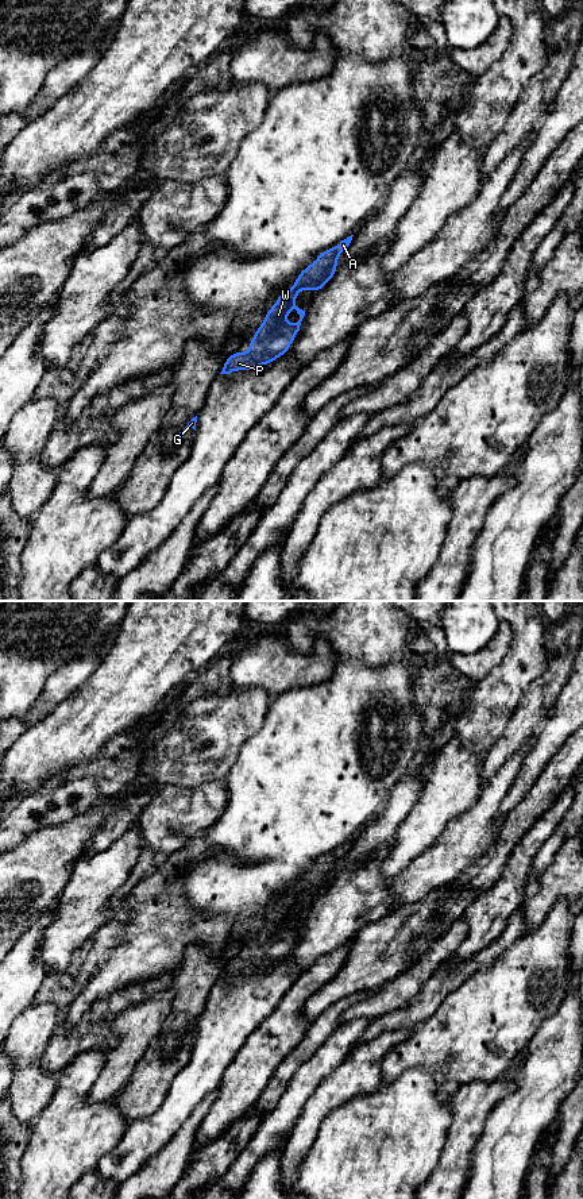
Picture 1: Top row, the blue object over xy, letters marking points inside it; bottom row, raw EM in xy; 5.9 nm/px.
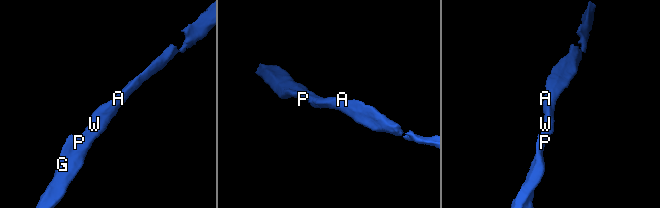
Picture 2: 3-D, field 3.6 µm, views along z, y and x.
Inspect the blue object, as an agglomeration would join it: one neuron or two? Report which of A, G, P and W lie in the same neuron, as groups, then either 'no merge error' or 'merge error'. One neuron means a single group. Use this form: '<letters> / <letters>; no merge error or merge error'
A G P W; no merge error

